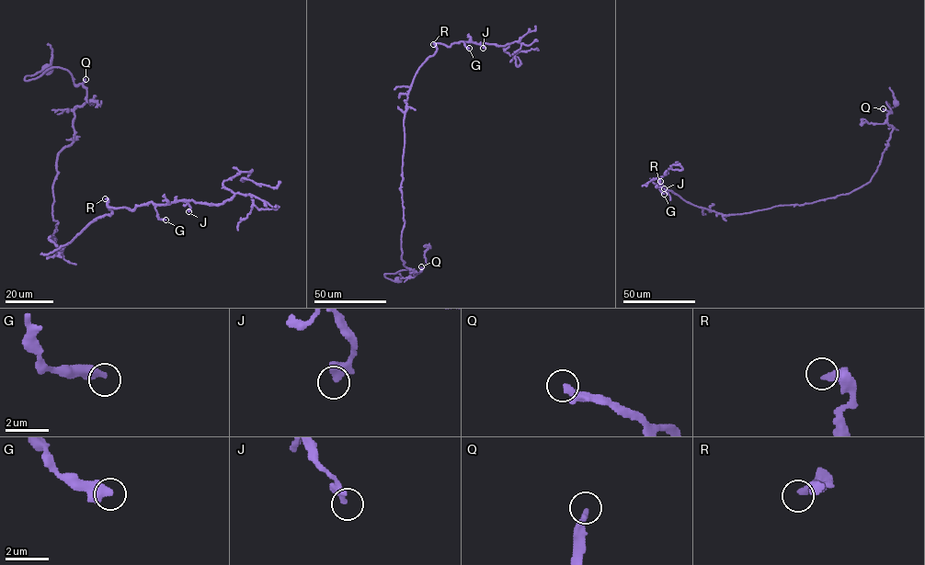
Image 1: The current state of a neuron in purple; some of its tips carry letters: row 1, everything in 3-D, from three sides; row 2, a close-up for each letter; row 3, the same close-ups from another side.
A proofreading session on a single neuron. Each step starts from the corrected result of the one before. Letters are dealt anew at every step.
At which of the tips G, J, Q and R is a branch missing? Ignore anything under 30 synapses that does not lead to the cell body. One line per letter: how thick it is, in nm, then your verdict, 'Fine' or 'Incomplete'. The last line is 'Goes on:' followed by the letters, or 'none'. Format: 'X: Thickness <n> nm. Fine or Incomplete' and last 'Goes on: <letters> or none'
G: Thickness 440 nm. Fine
J: Thickness 400 nm. Fine
Q: Thickness 340 nm. Incomplete
R: Thickness 360 nm. Fine
Goes on: Q

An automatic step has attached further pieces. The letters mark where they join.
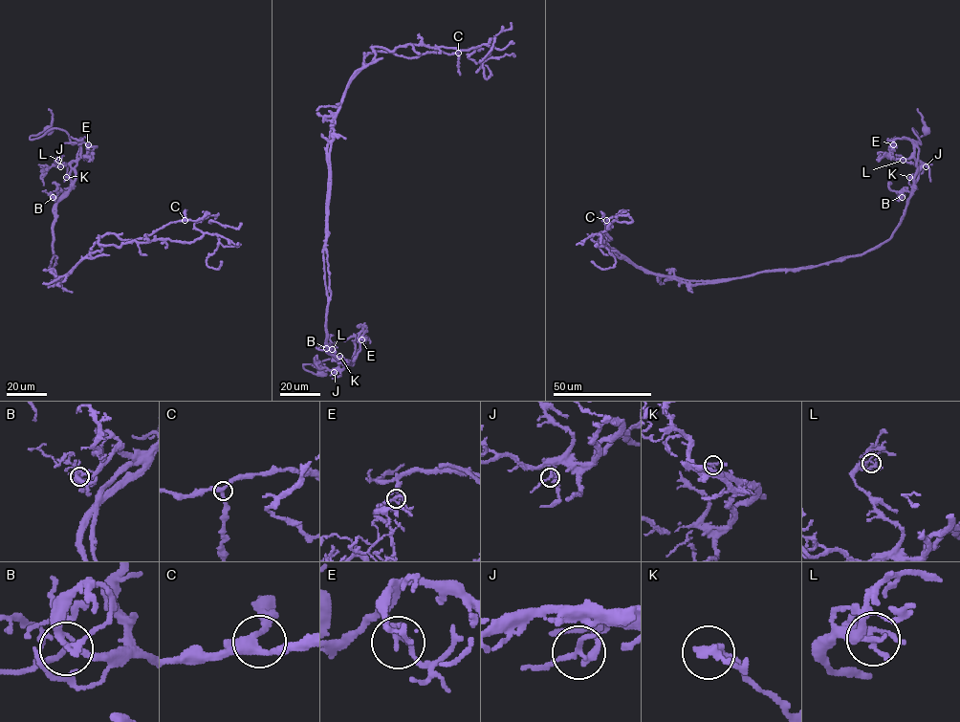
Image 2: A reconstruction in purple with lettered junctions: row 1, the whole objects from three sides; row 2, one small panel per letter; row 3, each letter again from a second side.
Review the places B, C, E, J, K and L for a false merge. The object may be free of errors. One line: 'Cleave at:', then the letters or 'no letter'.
Cleave at: J

